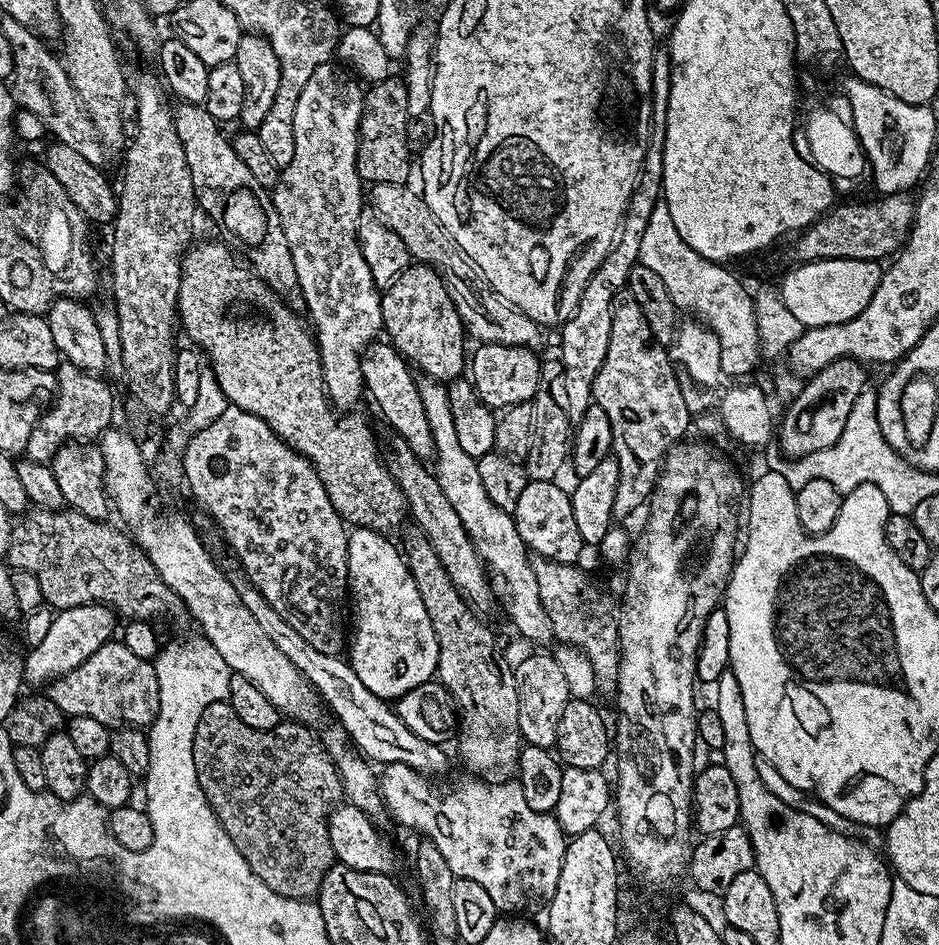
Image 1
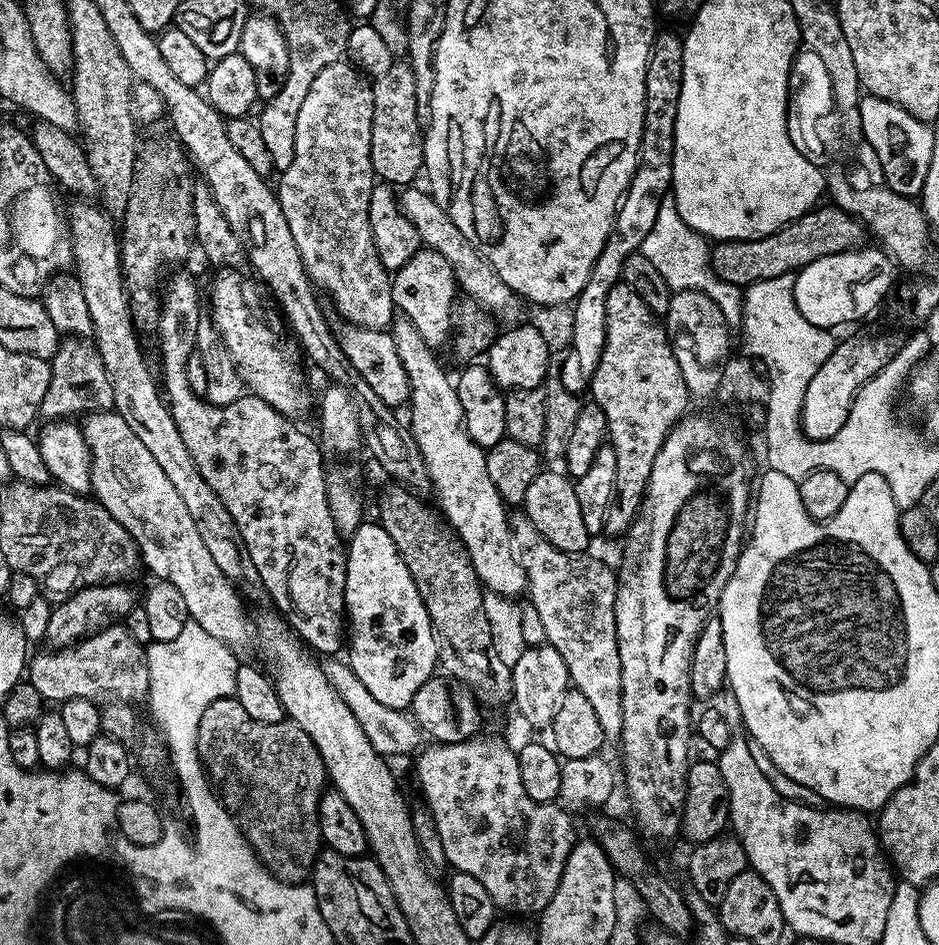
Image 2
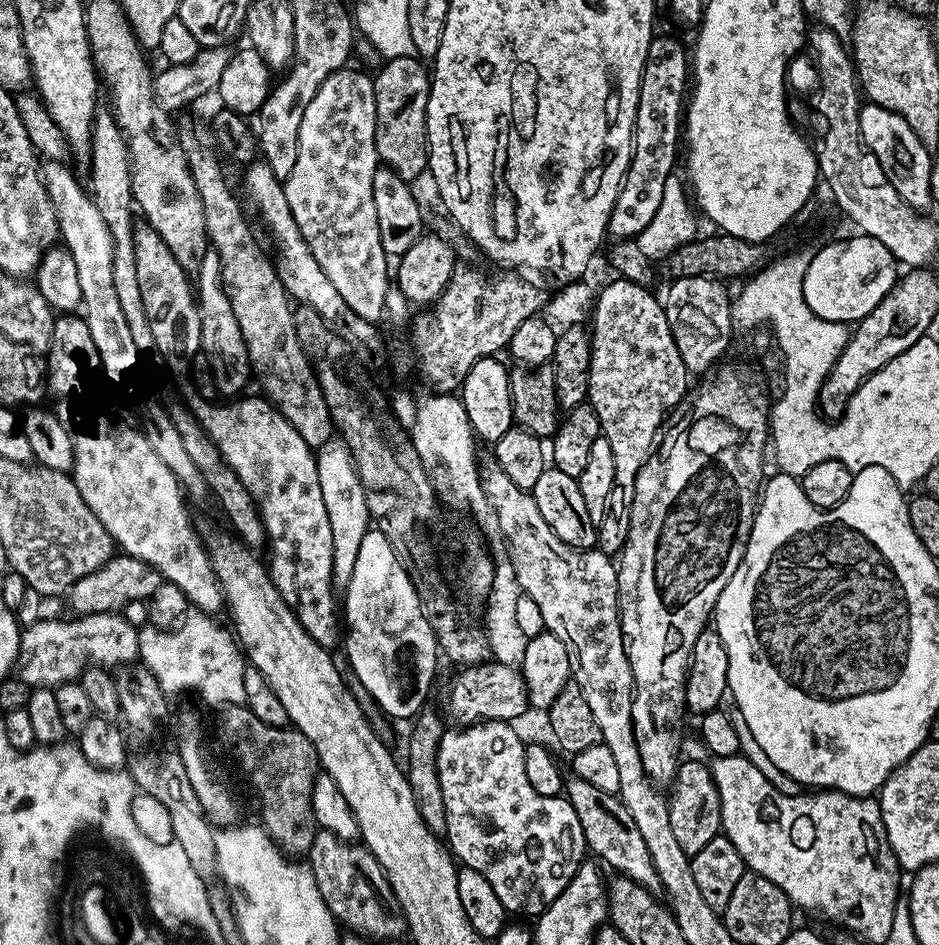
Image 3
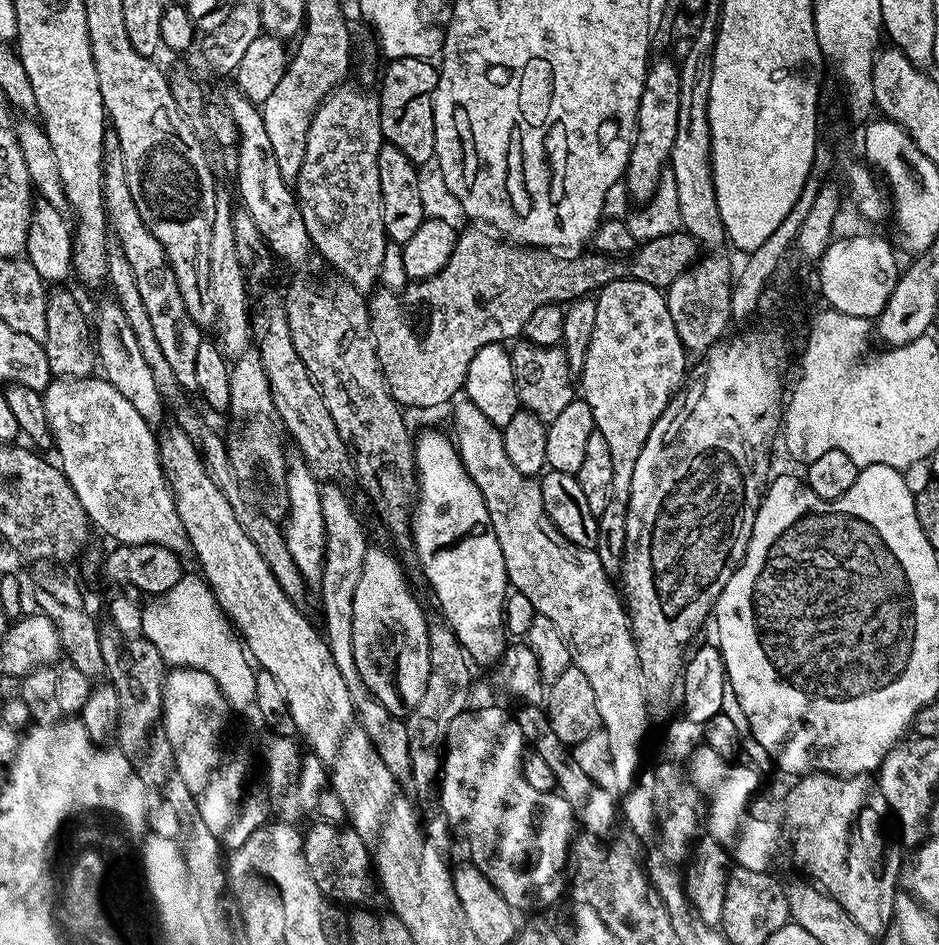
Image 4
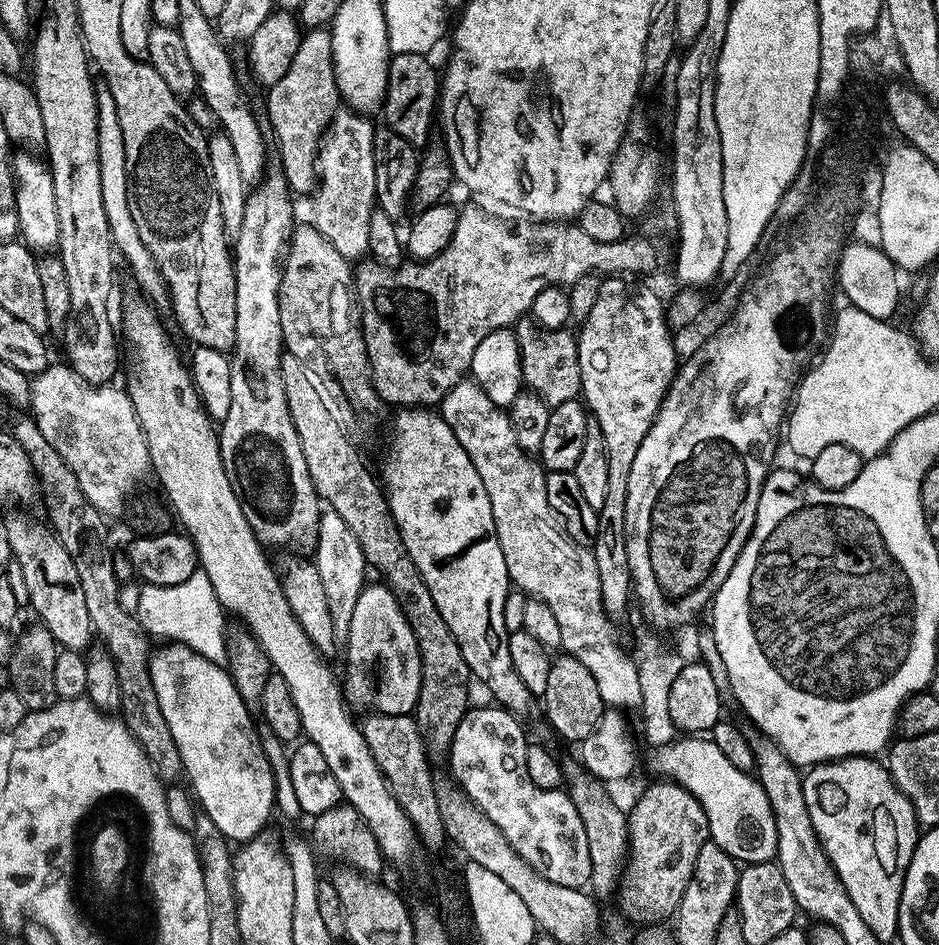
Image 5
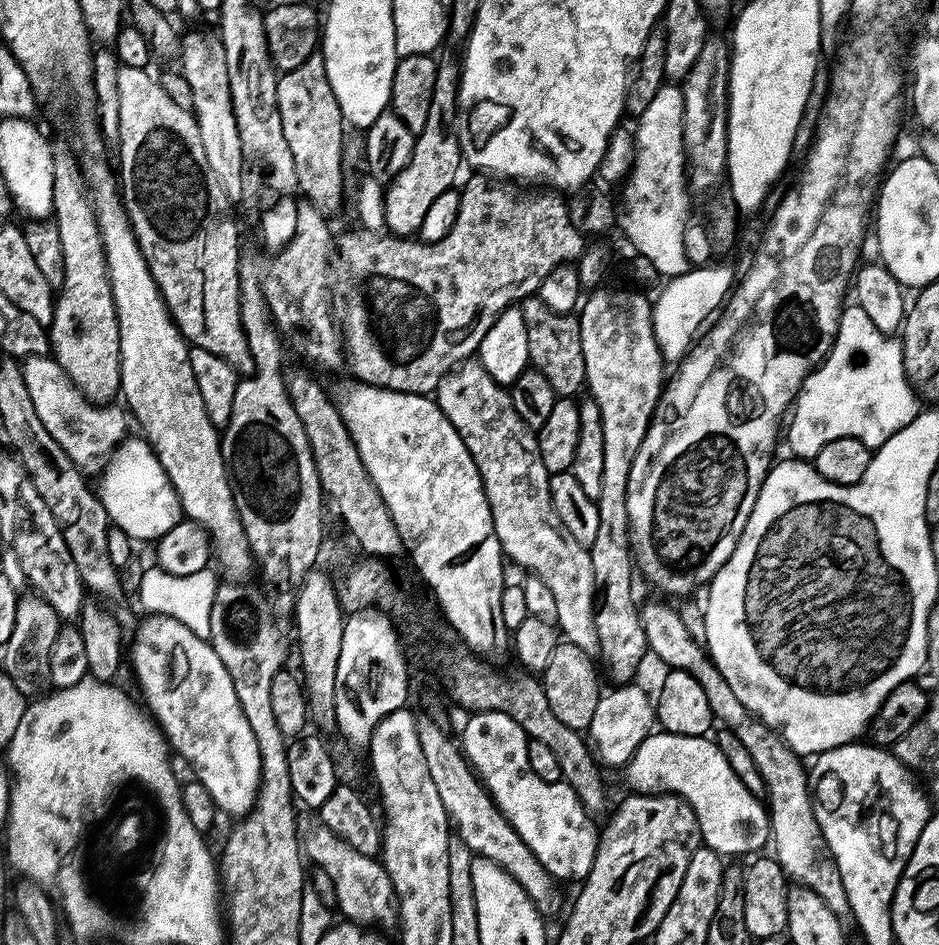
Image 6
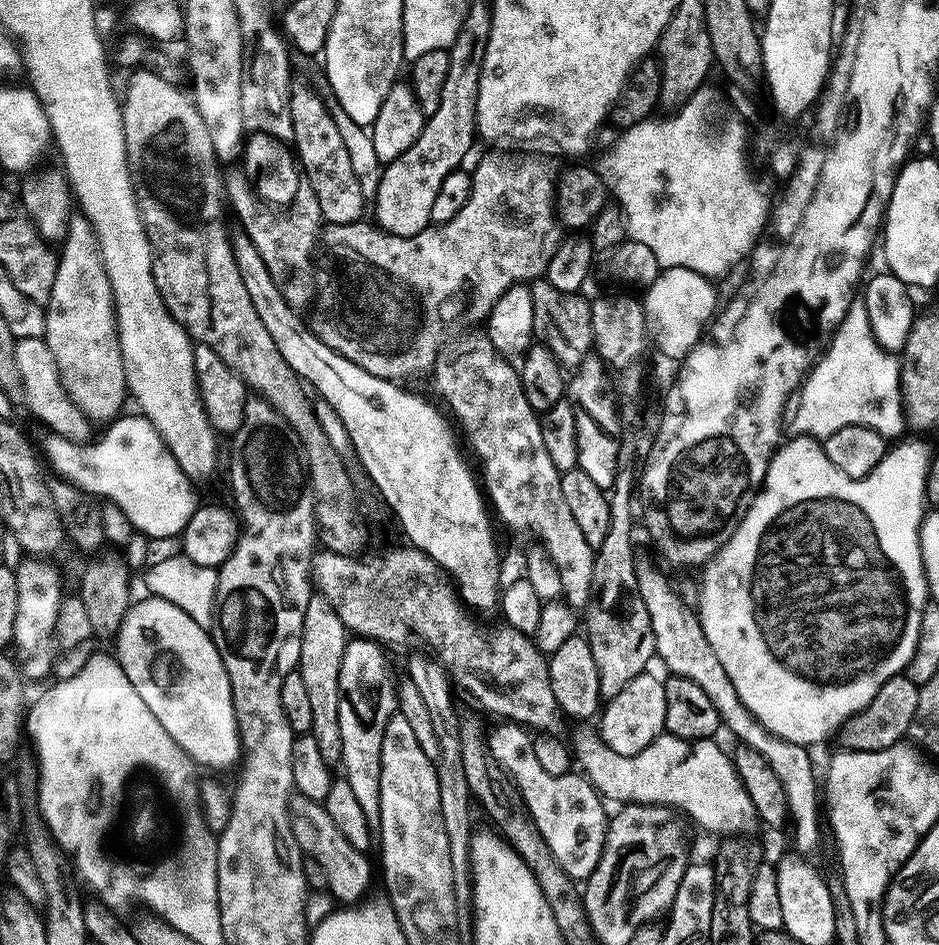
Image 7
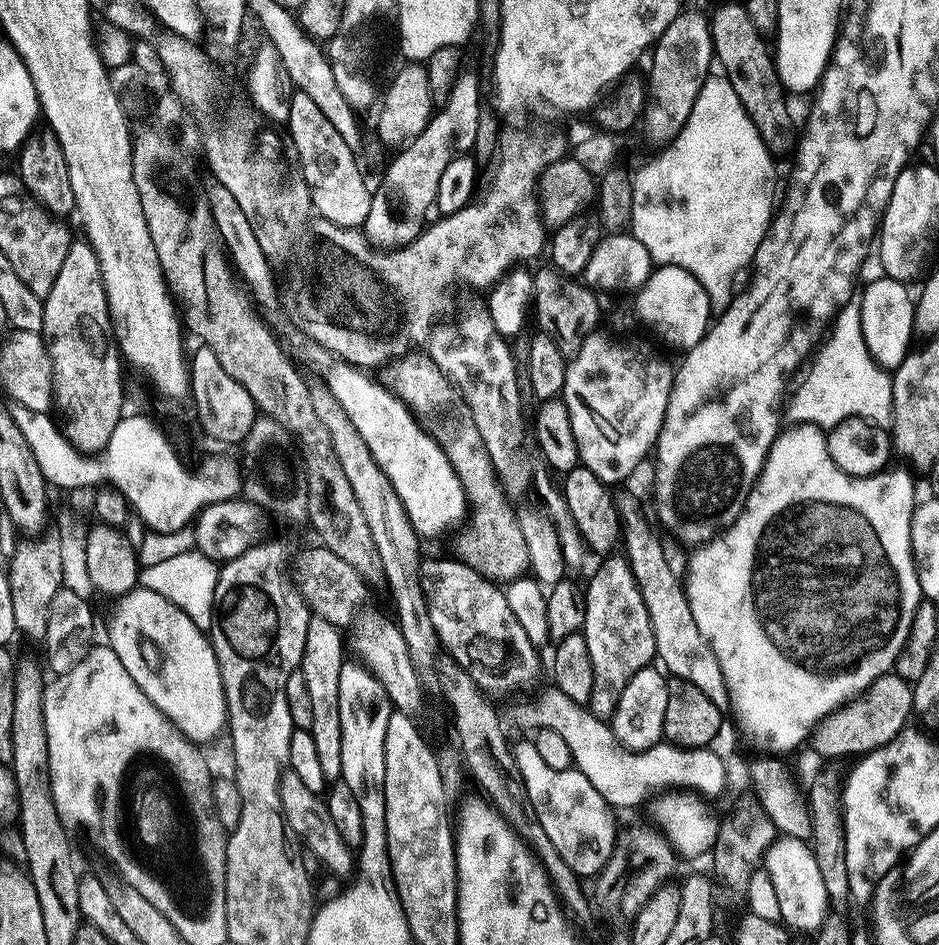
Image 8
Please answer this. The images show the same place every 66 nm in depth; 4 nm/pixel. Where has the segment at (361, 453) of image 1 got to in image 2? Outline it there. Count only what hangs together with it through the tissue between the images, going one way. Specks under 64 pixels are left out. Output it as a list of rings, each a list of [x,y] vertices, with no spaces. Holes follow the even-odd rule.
[[[220,270],[212,280],[212,310],[214,323],[220,332],[228,356],[241,378],[243,387],[253,396],[265,400],[274,410],[289,418],[297,418],[308,408],[308,396],[300,385],[300,372],[292,361],[286,345],[280,341],[276,328],[260,312],[248,305],[239,271]]]

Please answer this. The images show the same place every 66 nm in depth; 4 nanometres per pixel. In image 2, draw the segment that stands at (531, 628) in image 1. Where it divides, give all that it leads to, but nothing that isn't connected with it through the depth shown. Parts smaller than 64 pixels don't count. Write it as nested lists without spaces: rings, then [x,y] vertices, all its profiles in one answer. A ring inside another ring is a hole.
[[[395,317],[390,325],[390,333],[409,380],[408,428],[423,456],[427,473],[430,474],[432,492],[441,508],[439,511],[462,541],[477,579],[487,589],[515,599],[519,597],[518,594],[525,593],[528,579],[520,560],[515,556],[507,507],[487,473],[487,453],[469,438],[464,426],[462,404],[458,399],[456,385],[440,366],[437,353],[423,342],[422,336],[414,330],[408,319]]]

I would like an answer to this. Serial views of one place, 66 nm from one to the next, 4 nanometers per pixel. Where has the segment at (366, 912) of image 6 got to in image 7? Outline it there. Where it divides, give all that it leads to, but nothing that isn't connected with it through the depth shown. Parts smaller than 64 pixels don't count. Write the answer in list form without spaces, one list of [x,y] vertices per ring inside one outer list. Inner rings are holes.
[[[296,794],[291,797],[290,808],[294,838],[298,842],[300,851],[304,856],[314,858],[326,870],[329,883],[327,891],[333,901],[344,906],[359,905],[367,897],[364,895],[367,894],[368,887],[372,884],[373,861],[371,864],[365,853],[354,850],[354,846],[350,846],[350,842],[346,842],[346,838],[342,838],[338,826],[334,826],[334,822],[330,822],[330,814],[326,814],[321,801]]]

